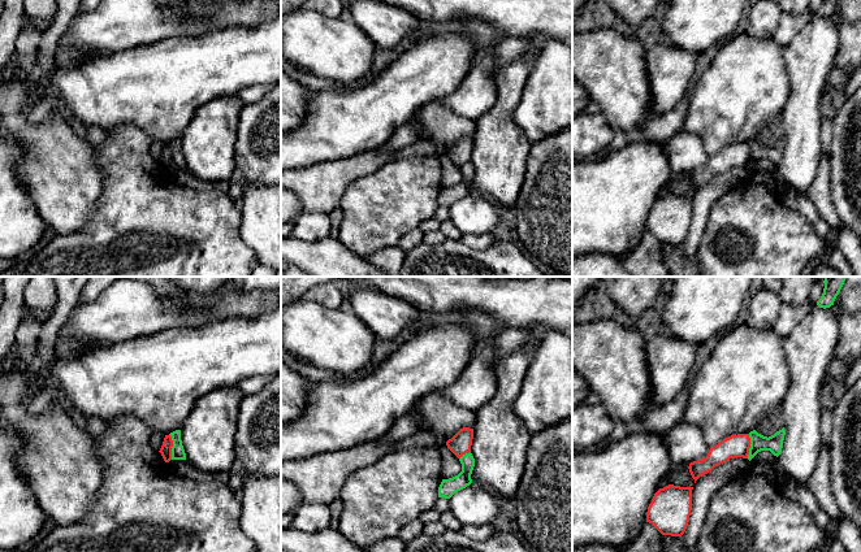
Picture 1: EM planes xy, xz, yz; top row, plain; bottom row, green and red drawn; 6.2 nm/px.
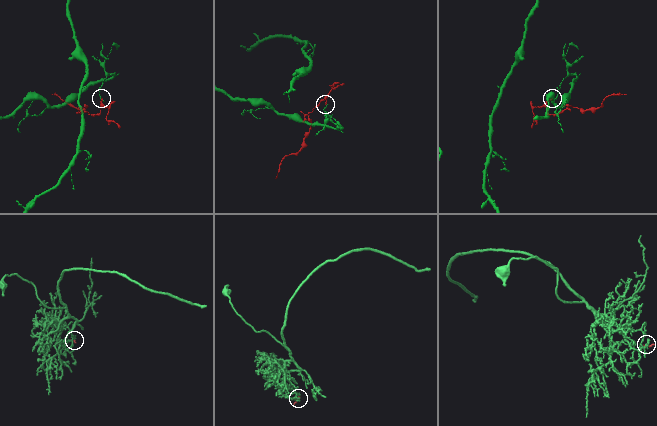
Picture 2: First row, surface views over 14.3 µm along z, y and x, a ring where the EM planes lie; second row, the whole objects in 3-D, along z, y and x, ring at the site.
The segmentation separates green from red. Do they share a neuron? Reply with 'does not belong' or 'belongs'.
does not belong

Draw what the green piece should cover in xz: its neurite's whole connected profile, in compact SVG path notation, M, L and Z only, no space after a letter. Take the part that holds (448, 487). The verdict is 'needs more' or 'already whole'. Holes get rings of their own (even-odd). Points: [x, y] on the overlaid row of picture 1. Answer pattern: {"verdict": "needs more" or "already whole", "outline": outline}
{"verdict": "already whole", "outline": "M466 453L459 458L462 464L462 471L449 479L442 479L438 487L438 497L450 499L455 492L466 488L472 483L471 474L475 466L475 458L472 453Z"}

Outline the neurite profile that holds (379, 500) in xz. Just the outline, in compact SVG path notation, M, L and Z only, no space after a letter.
M440 445L393 451L369 466L349 475L342 490L338 530L355 546L369 547L398 533L410 521L434 507L444 479Z

